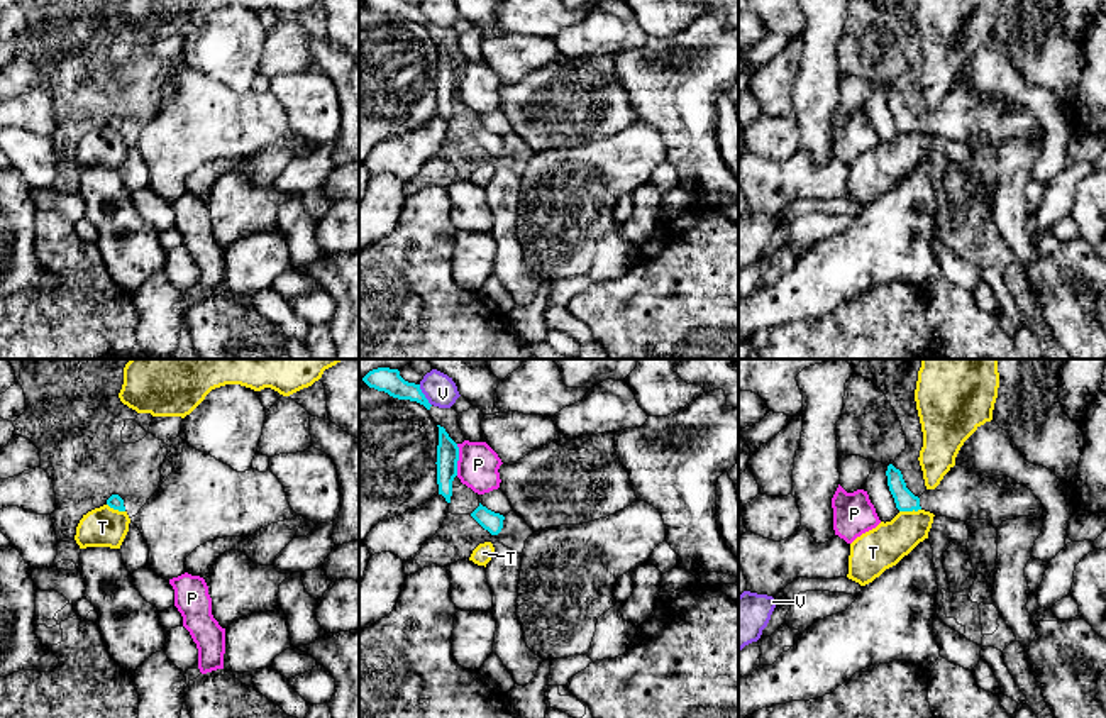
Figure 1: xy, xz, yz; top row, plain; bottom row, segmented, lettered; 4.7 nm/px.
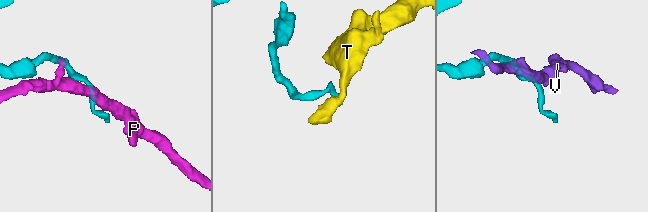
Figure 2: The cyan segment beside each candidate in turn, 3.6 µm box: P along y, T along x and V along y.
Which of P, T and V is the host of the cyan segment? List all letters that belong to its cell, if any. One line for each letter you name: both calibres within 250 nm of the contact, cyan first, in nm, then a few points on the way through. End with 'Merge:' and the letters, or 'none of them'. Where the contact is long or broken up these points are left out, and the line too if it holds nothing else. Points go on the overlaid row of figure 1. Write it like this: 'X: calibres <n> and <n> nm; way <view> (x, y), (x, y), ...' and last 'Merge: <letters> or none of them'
Merge: none of them

